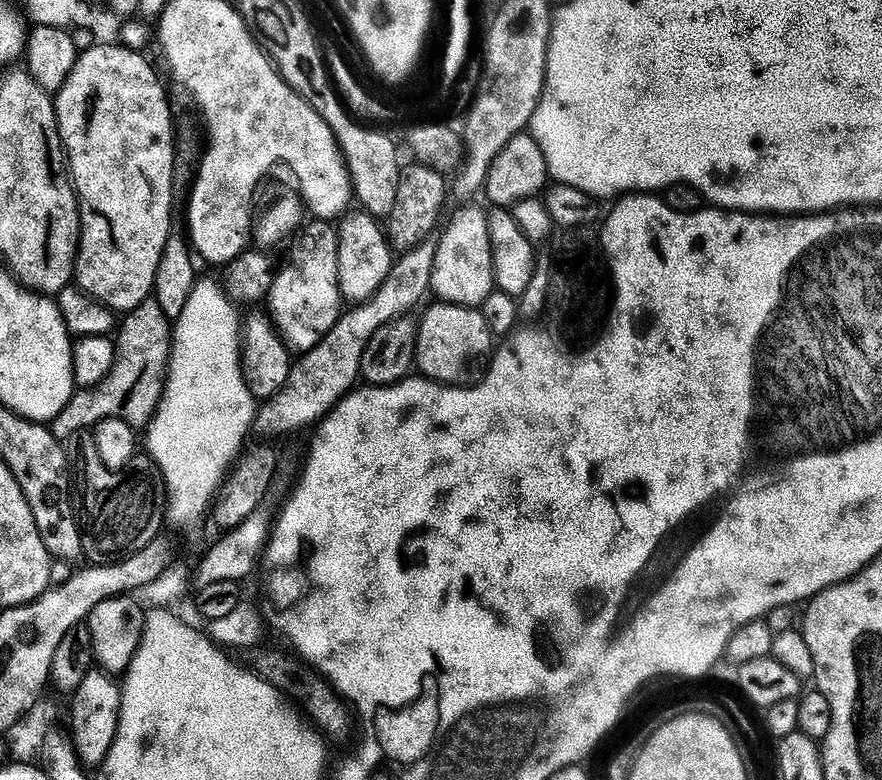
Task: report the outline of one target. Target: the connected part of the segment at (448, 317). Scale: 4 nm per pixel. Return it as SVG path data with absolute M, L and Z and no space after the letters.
M436 302L425 316L424 326L418 330L416 364L425 377L439 384L449 384L452 380L473 384L473 377L485 374L489 367L483 358L493 354L492 343L494 337L483 311L462 304Z

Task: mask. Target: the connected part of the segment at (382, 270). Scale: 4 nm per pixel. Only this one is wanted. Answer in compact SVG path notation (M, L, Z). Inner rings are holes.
M363 210L345 215L338 224L338 282L340 295L349 305L367 303L386 283L394 265L394 249L377 217ZM353 215L353 216L352 216ZM345 219L345 220L344 220Z

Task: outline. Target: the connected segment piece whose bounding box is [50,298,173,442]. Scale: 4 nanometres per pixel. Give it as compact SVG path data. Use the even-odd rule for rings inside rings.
M149 298L127 313L115 339L115 360L98 388L81 388L71 402L51 421L50 429L61 442L67 442L82 430L91 430L99 420L122 418L131 428L144 430L159 411L167 387L171 360L172 322L154 298Z

